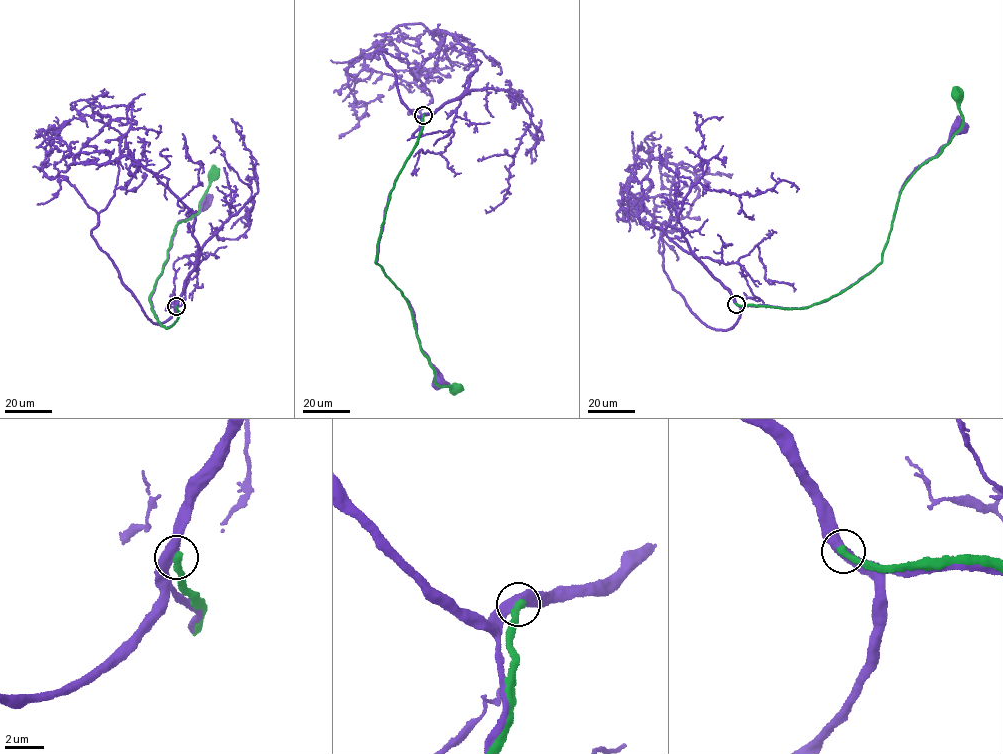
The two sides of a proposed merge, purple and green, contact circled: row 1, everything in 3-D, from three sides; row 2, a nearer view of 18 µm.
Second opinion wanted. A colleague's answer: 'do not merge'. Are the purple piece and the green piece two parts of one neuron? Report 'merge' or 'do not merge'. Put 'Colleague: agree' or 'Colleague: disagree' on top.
Colleague: agree
do not merge

